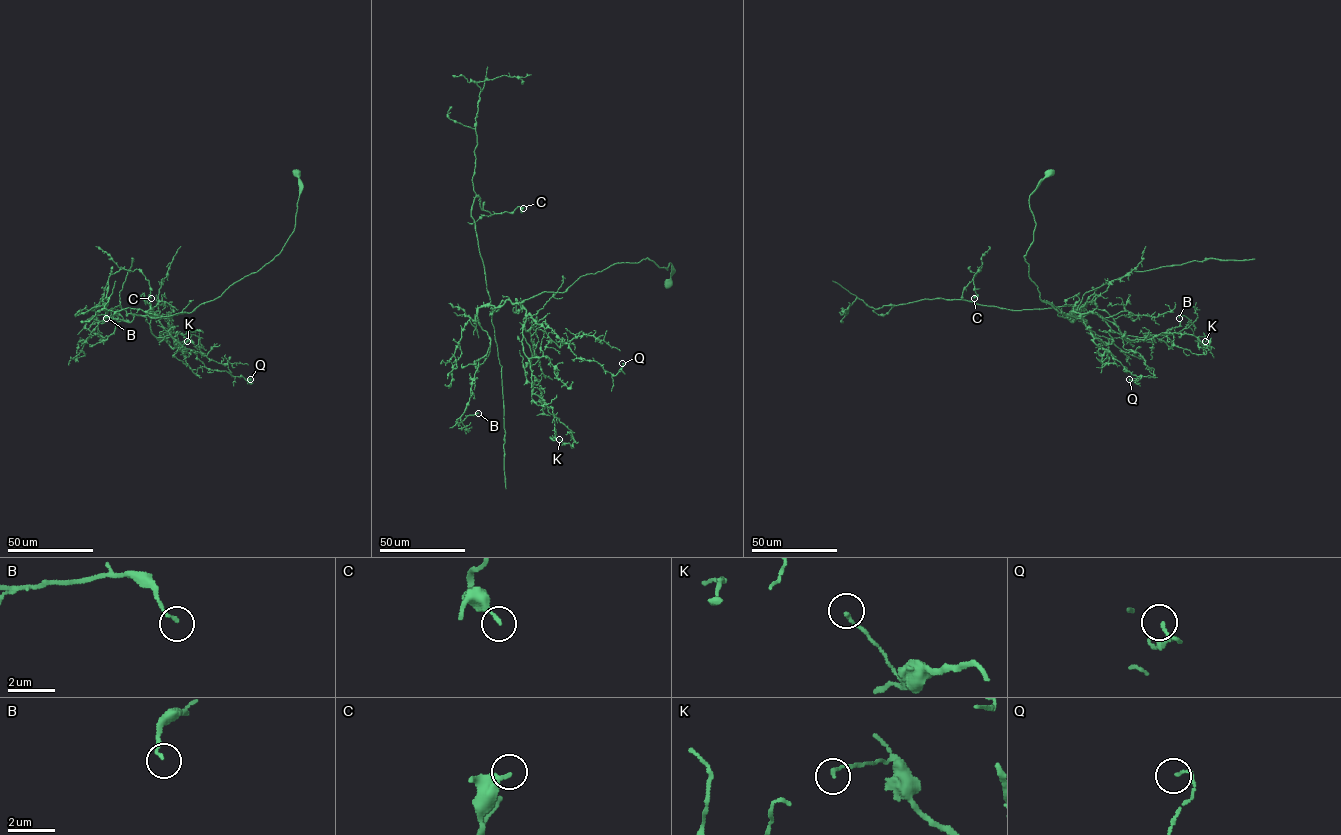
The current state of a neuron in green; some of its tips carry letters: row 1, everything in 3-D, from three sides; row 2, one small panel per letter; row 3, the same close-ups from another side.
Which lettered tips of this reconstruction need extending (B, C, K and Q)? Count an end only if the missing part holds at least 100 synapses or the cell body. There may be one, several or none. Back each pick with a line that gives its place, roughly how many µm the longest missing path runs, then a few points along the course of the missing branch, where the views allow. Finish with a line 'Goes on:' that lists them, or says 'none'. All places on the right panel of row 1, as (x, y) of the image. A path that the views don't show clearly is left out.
Goes on: none

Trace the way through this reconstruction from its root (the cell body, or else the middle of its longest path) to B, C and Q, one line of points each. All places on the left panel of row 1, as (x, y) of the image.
B: (296, 172), (294, 230), (258, 270), (190, 312), (126, 322), (111, 308), (111, 334), (85, 327), (106, 318)
C: (296, 172), (293, 232), (220, 296), (158, 317), (99, 305), (122, 268), (142, 272), (151, 298)
Q: (296, 172), (295, 228), (278, 254), (192, 311), (148, 314), (207, 368), (250, 379)

